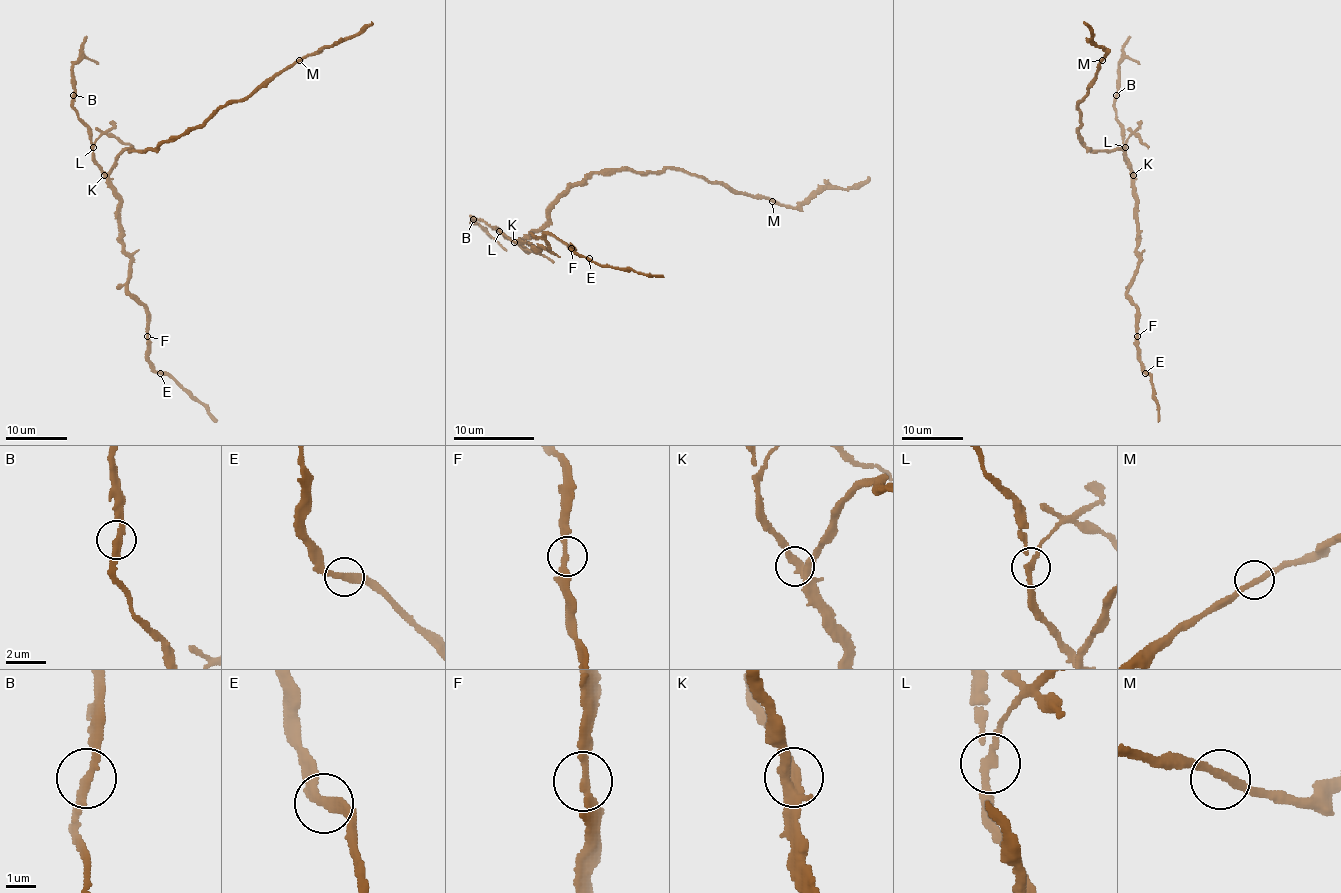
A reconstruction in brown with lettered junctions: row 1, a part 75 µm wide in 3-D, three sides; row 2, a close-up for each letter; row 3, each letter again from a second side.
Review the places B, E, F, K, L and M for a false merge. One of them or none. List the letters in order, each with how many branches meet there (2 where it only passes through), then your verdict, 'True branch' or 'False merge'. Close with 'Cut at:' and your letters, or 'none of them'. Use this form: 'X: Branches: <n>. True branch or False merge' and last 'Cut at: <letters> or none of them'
B: Branches: 2. True branch
E: Branches: 2. True branch
F: Branches: 2. True branch
K: Branches: 3. True branch
L: Branches: 3. False merge
M: Branches: 2. True branch
Cut at: L

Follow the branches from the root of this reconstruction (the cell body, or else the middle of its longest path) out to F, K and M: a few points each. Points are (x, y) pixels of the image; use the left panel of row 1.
F: (121, 153), (108, 176), (108, 185), (119, 201), (121, 244), (130, 259), (128, 291), (145, 310), (147, 336)
K: (121, 153), (116, 164), (104, 175)
M: (121, 153), (128, 149), (156, 150), (165, 141), (174, 141), (200, 127), (219, 109), (246, 99), (299, 60)

